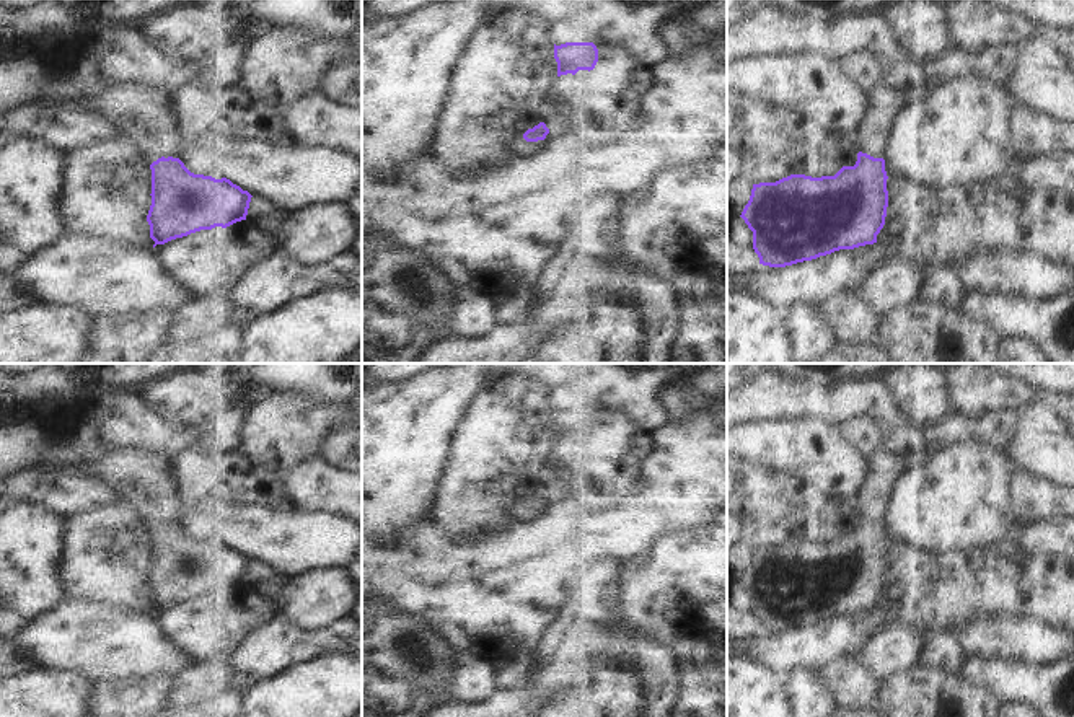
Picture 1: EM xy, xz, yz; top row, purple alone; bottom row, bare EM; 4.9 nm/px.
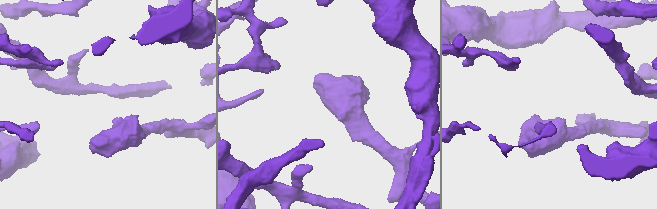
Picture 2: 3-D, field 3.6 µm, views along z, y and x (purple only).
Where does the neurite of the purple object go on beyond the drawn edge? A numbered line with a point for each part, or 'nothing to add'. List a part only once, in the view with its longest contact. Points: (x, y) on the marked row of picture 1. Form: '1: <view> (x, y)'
1: xy (140, 114)

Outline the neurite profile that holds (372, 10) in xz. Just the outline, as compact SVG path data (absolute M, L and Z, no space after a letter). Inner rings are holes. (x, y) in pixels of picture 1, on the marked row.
M362 0L362 28L381 20L394 20L438 0Z

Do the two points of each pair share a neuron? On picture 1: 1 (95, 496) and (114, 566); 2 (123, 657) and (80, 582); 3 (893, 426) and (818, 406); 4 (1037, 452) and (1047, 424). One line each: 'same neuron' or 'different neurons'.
1: different neurons
2: different neurons
3: same neuron
4: same neuron

